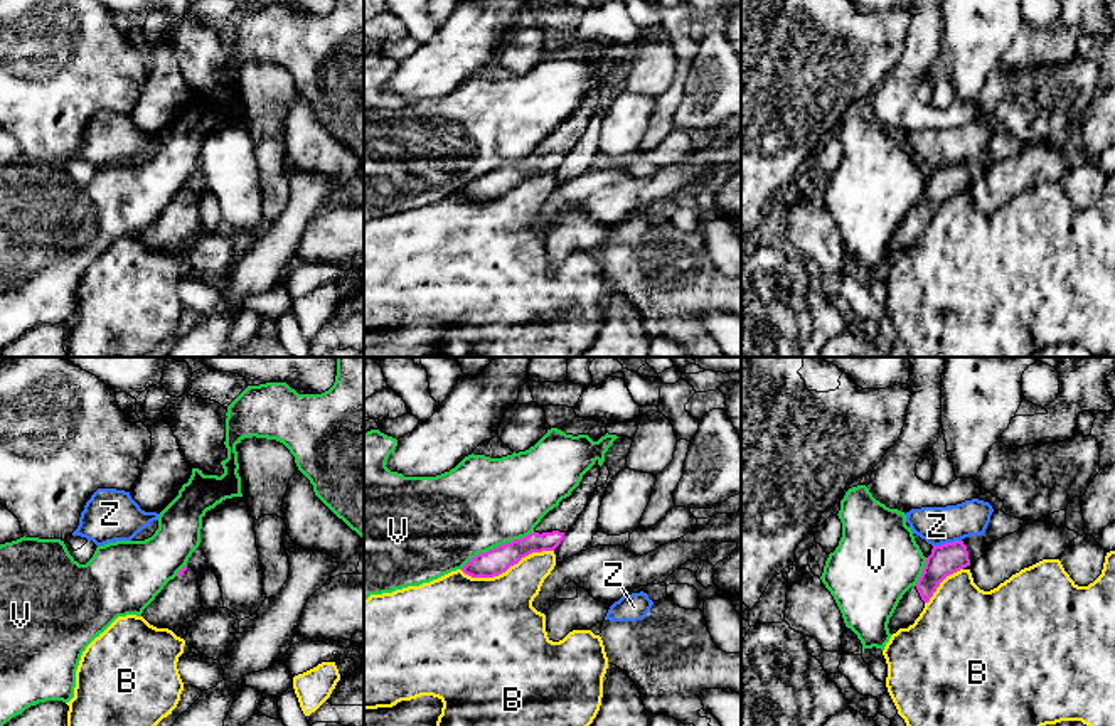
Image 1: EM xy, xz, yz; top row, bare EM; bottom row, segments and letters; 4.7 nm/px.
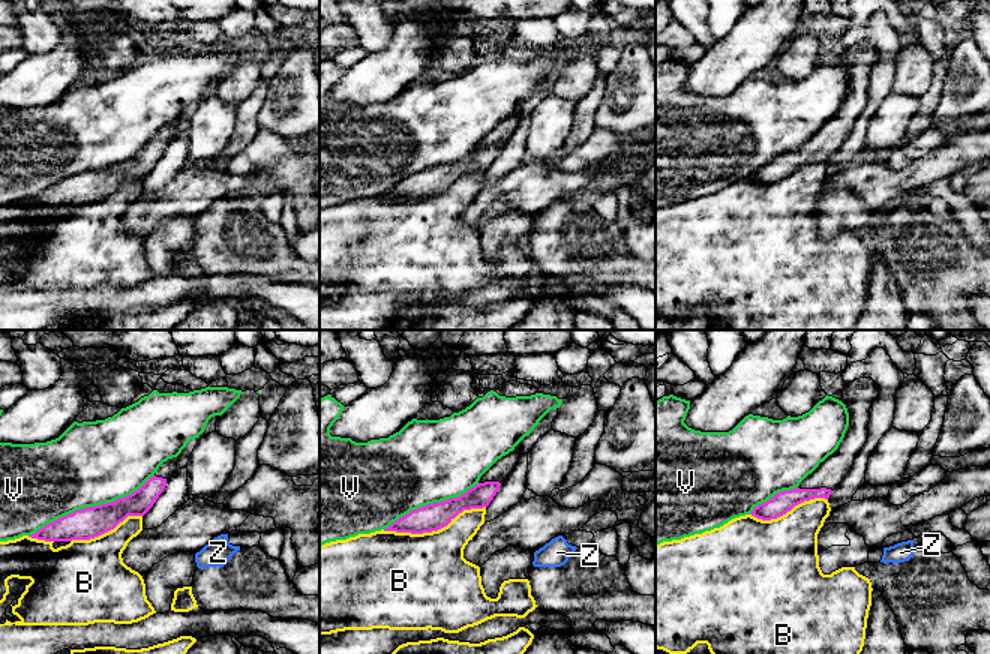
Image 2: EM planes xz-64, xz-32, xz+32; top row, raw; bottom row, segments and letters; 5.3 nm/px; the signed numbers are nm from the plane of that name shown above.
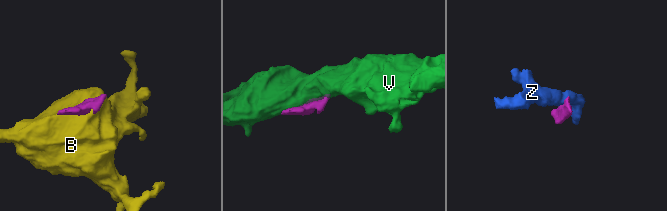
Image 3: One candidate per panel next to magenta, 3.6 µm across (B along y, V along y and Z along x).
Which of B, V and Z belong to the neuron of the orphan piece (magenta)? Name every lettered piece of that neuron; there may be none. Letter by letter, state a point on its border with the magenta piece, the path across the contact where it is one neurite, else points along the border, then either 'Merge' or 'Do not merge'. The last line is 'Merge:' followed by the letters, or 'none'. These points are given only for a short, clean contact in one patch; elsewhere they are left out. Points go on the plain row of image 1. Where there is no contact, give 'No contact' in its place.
B: Touches magenta at xz (506, 192). Do not merge
V: Touches magenta at xz (497, 169). Do not merge
Z: Touches magenta at yz (947, 165). Boundary: yz (960, 162), (933, 169). Do not merge
Merge: none

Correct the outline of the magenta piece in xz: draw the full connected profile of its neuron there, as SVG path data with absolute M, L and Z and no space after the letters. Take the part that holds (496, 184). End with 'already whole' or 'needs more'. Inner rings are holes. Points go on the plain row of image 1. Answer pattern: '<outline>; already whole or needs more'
M596 83L571 118L549 133L529 158L477 177L461 194L472 200L493 200L532 175L554 173L584 133L591 116L596 113L598 99L600 88Z; needs more

